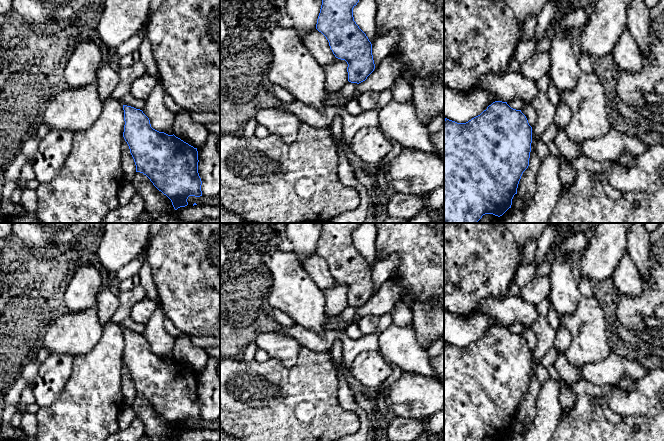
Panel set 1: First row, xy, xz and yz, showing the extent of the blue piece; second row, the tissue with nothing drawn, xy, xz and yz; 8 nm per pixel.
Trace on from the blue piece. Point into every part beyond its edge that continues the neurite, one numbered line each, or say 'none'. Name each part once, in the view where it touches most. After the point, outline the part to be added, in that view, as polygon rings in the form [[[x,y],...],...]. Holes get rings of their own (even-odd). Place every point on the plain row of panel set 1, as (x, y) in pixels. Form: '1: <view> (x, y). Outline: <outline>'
none

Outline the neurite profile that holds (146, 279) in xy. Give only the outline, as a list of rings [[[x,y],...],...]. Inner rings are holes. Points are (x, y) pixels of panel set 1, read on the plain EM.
[[[149,241],[147,242],[140,258],[142,260],[142,267],[139,270],[139,277],[140,277],[140,284],[146,289],[147,297],[153,300],[159,300],[158,293],[156,290],[155,283],[153,281],[153,276],[151,269],[147,260],[145,259],[145,250],[148,245]]]

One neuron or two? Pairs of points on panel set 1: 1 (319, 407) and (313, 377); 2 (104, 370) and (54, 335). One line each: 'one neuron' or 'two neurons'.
1: one neuron
2: two neurons

